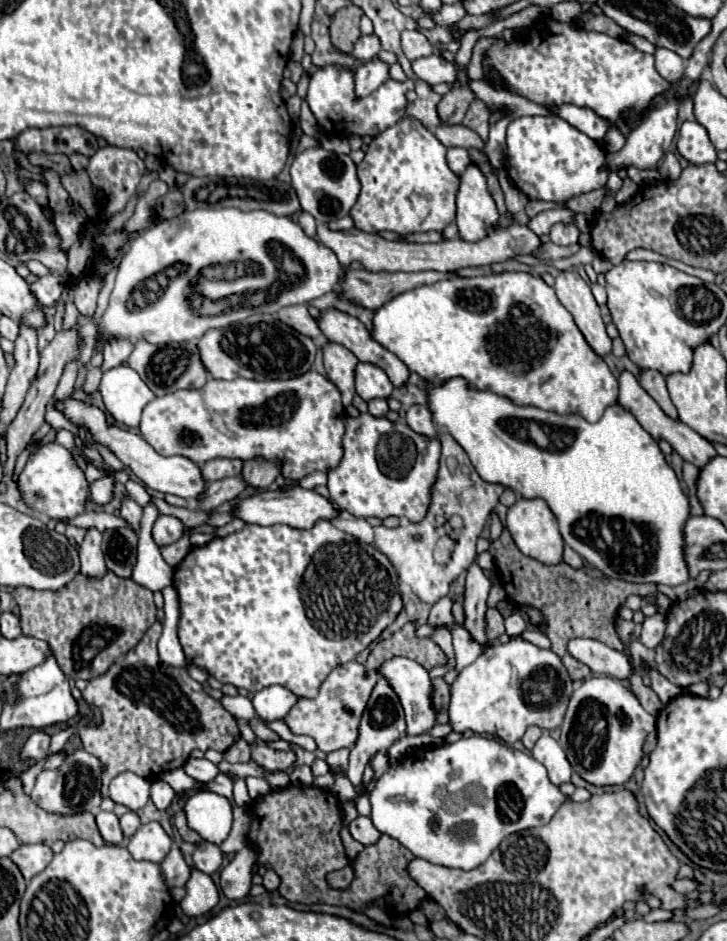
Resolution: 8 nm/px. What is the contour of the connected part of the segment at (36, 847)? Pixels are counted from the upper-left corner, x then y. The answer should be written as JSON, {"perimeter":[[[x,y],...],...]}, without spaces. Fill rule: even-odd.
{"perimeter":[[[20,844],[12,852],[10,858],[16,862],[16,866],[20,868],[22,876],[30,880],[50,864],[52,856],[54,856],[54,852],[46,844]]]}

